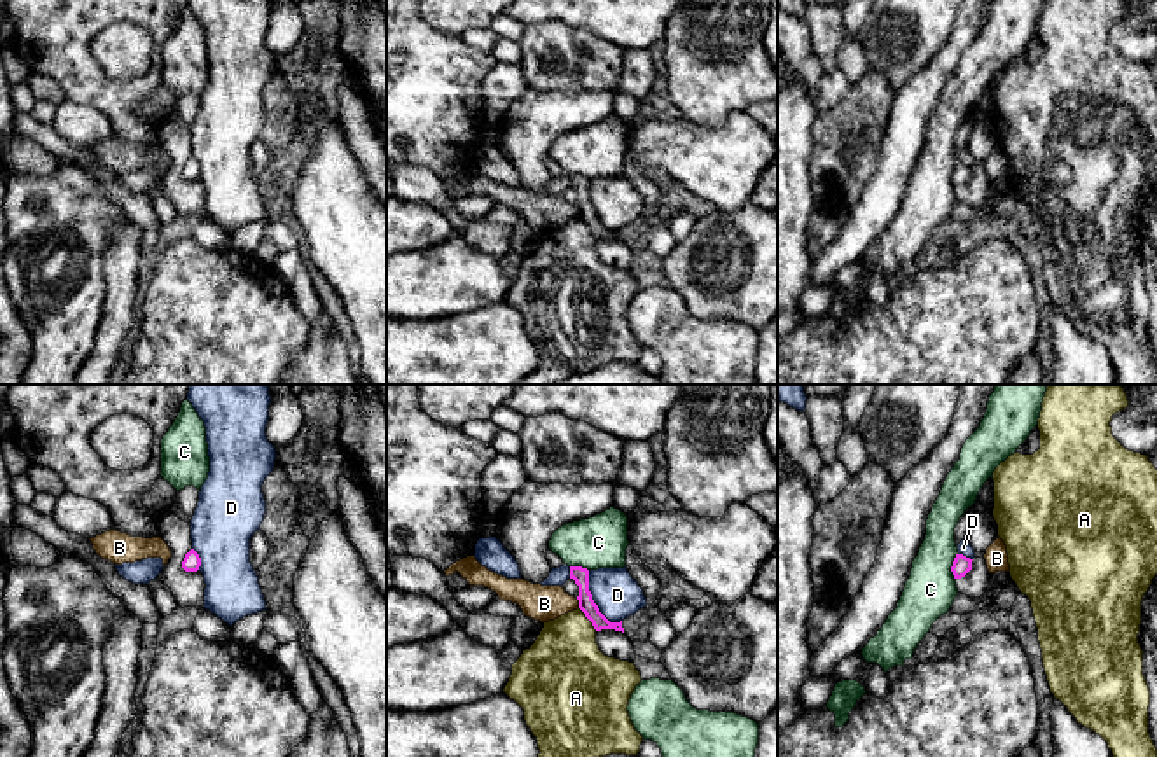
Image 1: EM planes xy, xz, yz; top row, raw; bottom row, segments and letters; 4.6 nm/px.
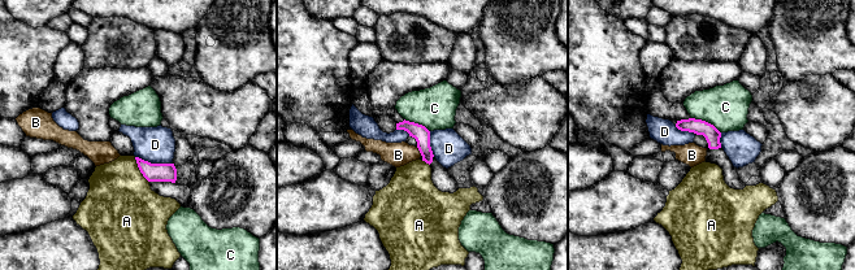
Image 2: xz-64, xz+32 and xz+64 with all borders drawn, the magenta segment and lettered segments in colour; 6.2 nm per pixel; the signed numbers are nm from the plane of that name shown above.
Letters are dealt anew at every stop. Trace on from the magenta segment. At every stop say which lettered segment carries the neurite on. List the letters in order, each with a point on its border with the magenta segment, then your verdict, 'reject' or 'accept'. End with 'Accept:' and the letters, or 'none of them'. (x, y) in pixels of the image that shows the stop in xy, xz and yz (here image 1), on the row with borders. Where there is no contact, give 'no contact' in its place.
A: meets magenta in xz at (588, 618); reject
B: meets magenta in xz at (579, 604); reject
C: meets magenta in yz at (951, 567); reject
D: meets magenta in xz at (593, 600); reject
Accept: none of them

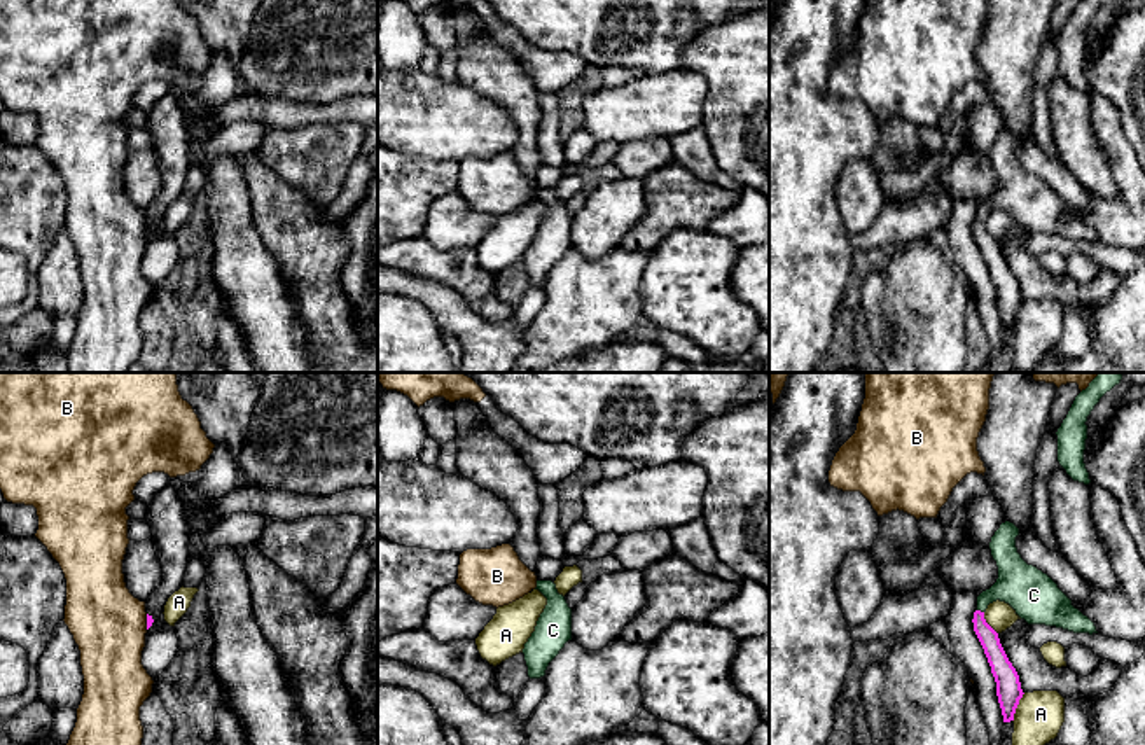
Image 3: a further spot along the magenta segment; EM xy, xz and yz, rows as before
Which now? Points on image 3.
A: meets magenta in yz at (1016, 707); reject
B: meets magenta in xy at (147, 621); reject
C: meets magenta in yz at (979, 611); accept
Accept: C

